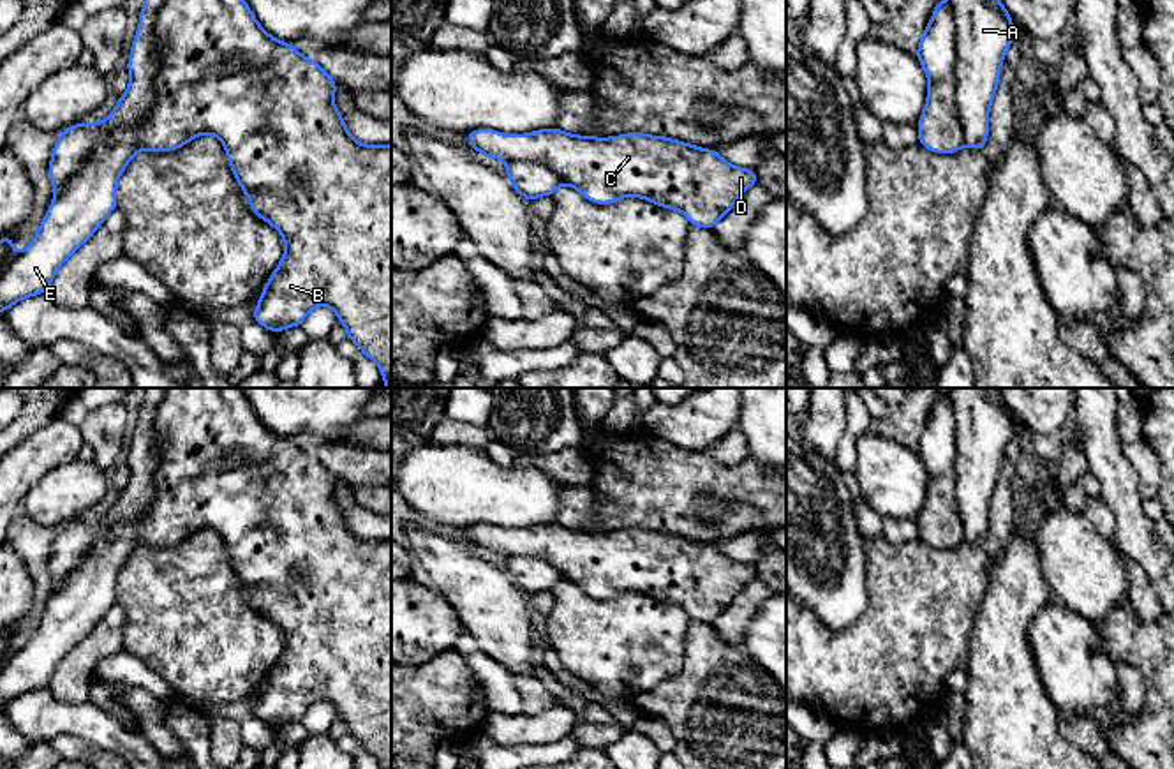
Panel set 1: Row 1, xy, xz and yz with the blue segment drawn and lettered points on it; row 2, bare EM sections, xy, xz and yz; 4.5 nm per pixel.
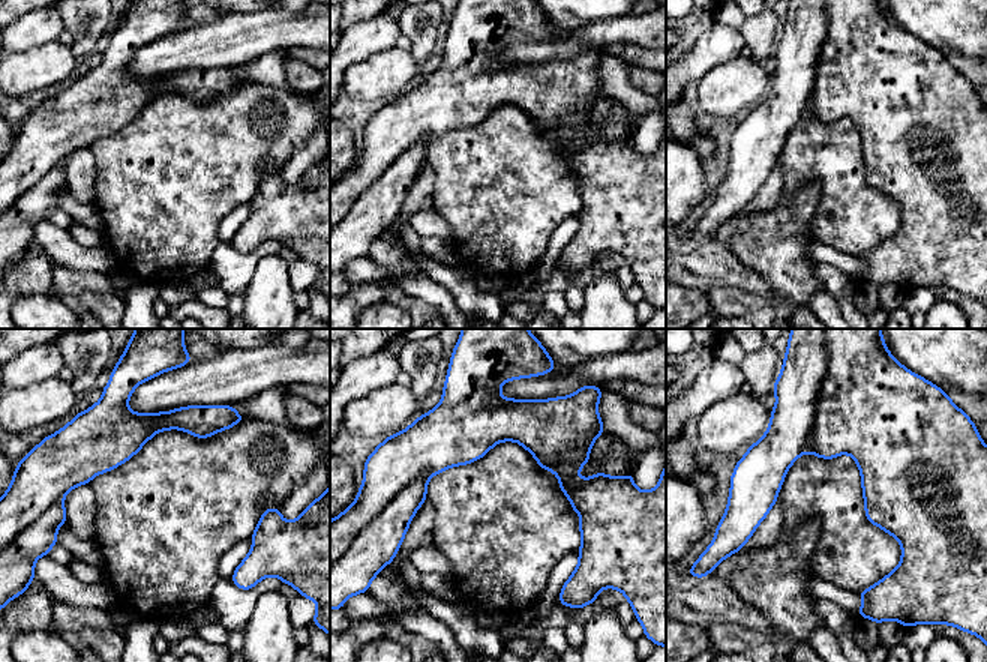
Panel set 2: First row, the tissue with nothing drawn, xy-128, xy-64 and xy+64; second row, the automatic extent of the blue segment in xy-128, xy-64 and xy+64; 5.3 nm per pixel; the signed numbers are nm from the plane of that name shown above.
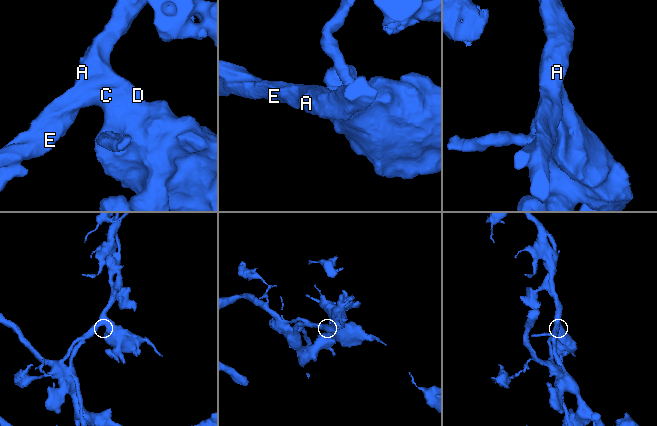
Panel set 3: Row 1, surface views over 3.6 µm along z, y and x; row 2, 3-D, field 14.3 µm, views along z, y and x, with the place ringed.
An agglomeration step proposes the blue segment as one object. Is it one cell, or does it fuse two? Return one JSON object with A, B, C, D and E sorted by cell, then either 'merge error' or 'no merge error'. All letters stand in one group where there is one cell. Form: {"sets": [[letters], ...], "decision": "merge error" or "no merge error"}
{"sets": [["A", "E"], ["B", "C", "D"]], "decision": "merge error"}

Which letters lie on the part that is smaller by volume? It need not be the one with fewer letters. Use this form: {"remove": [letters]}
{"remove": ["A", "E"]}

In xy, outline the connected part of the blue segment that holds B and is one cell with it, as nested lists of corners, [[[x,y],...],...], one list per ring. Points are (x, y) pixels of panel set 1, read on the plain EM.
[[[166,388],[153,425],[159,466],[152,506],[137,522],[113,522],[106,513],[60,527],[49,557],[55,591],[100,541],[134,536],[139,545],[171,547],[201,529],[217,531],[252,607],[279,624],[286,638],[252,714],[270,727],[282,727],[301,721],[316,702],[331,702],[347,734],[377,758],[381,769],[391,769],[391,538],[375,541],[356,536],[335,503],[337,476],[316,455],[264,427],[238,388]]]

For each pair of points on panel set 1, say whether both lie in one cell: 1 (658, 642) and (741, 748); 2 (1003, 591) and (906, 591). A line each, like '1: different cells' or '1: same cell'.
1: different cells
2: different cells

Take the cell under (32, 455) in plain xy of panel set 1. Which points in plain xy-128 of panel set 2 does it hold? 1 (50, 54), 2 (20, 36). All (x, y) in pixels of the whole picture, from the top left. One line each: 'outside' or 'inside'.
1: outside
2: inside

